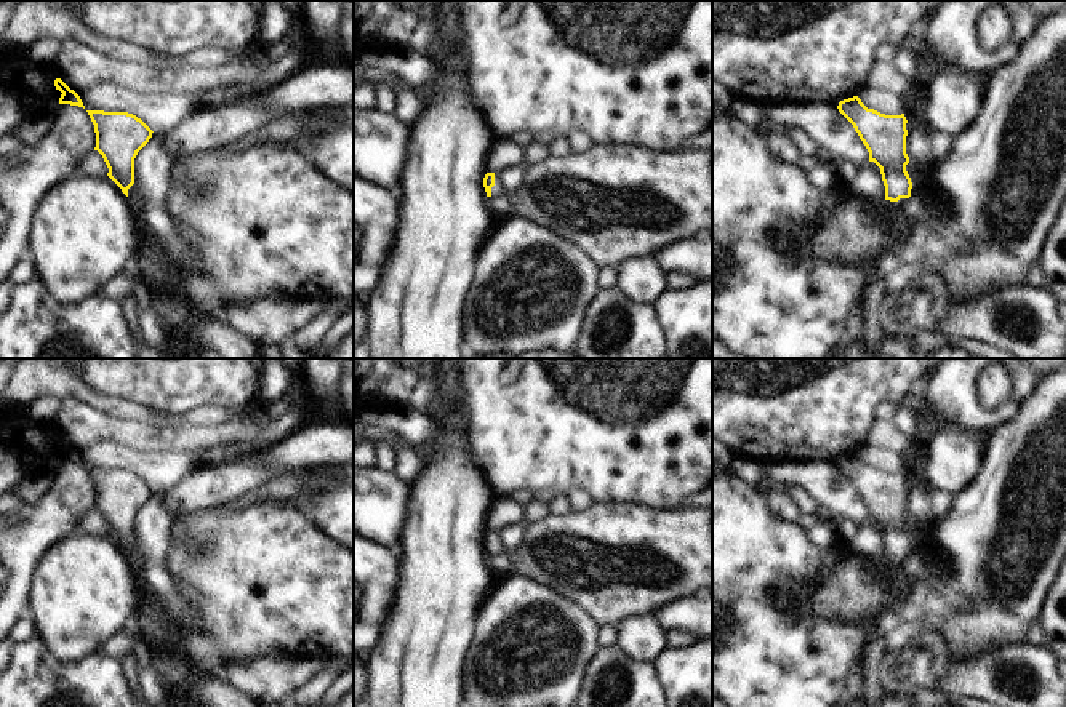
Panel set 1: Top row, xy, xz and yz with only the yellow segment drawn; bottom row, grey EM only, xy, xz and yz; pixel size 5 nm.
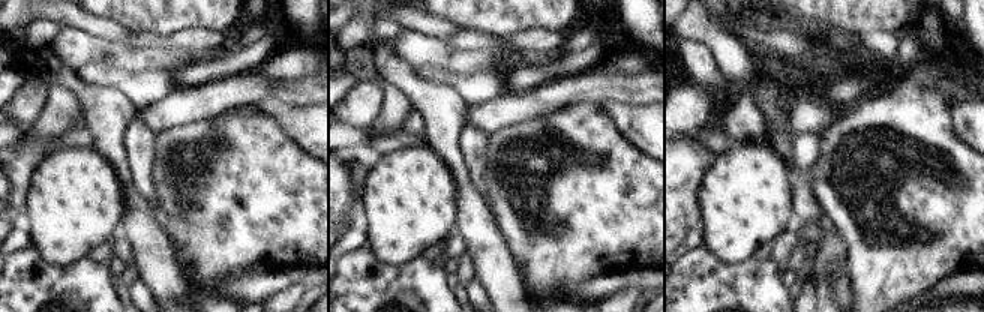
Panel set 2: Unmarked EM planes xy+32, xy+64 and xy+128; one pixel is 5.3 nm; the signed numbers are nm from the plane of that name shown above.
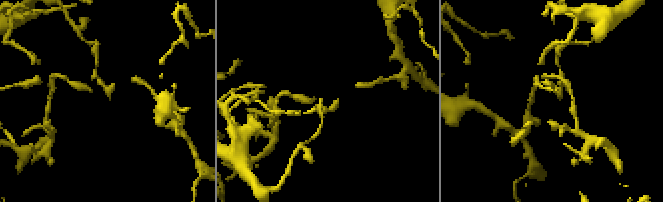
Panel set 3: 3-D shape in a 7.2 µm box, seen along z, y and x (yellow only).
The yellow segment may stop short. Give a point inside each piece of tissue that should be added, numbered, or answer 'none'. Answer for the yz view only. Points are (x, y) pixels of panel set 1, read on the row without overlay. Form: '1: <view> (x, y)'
1: yz (900, 615)

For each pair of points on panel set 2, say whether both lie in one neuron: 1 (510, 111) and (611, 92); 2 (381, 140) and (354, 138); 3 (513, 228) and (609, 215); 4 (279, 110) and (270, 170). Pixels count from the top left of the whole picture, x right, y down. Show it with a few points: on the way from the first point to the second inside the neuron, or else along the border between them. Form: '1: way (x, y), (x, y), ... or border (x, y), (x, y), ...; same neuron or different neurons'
1: way (536, 102), (564, 90), (585, 90); same neuron
2: way (375, 140), (360, 138); same neuron
3: way (537, 239), (558, 242), (585, 218); same neuron
4: border (248, 107), (270, 114), (279, 128), (302, 147); different neurons

